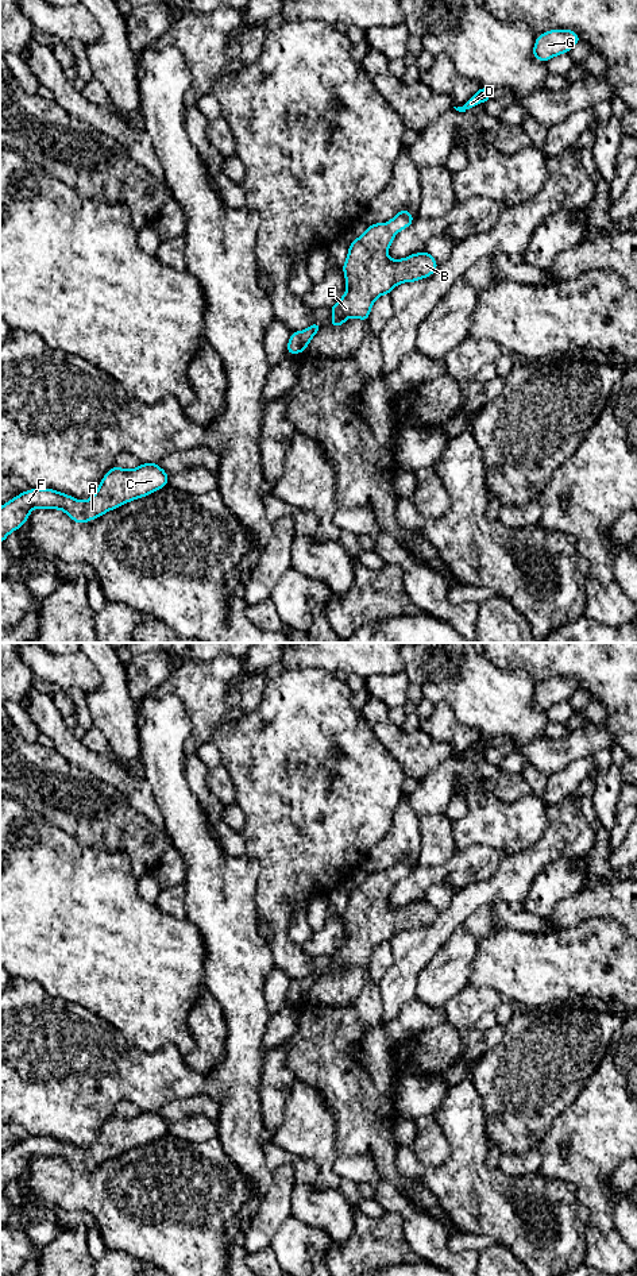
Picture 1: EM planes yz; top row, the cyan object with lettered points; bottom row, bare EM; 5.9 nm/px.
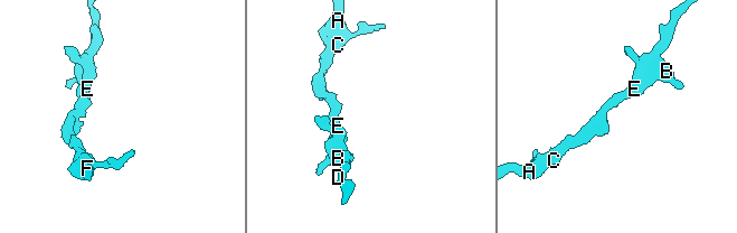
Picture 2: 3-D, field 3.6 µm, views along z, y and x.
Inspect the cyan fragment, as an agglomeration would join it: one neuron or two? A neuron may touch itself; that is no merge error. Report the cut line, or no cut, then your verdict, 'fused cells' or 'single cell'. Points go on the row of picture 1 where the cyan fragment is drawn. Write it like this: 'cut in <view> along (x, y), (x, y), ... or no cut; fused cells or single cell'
no cut; single cell

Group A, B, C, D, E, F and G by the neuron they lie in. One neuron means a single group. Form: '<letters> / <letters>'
A B C D E F G

